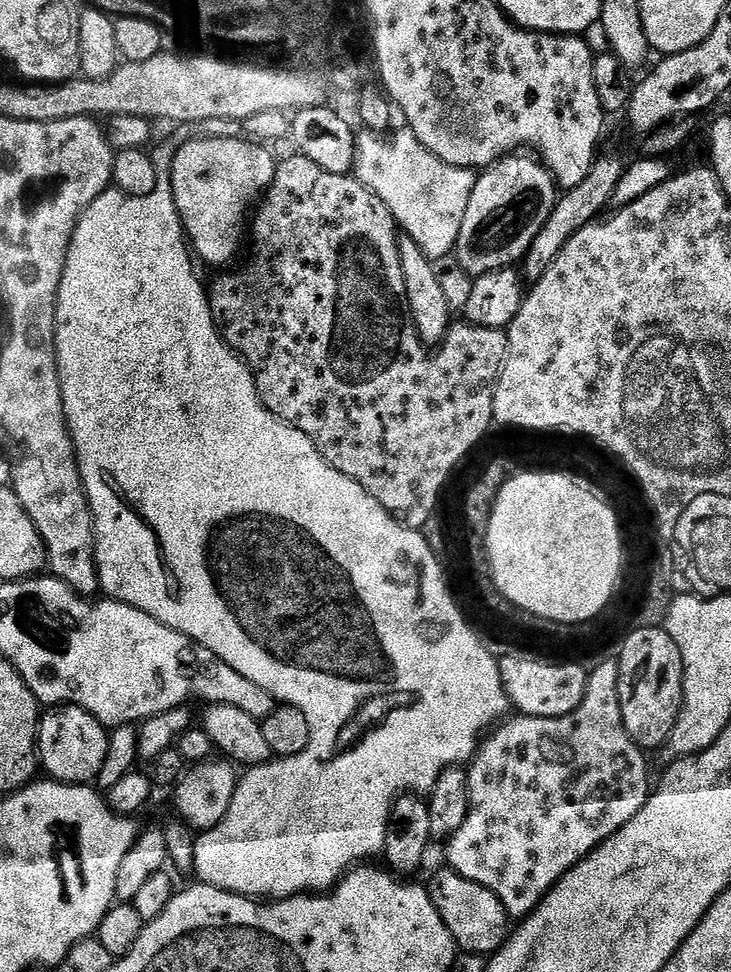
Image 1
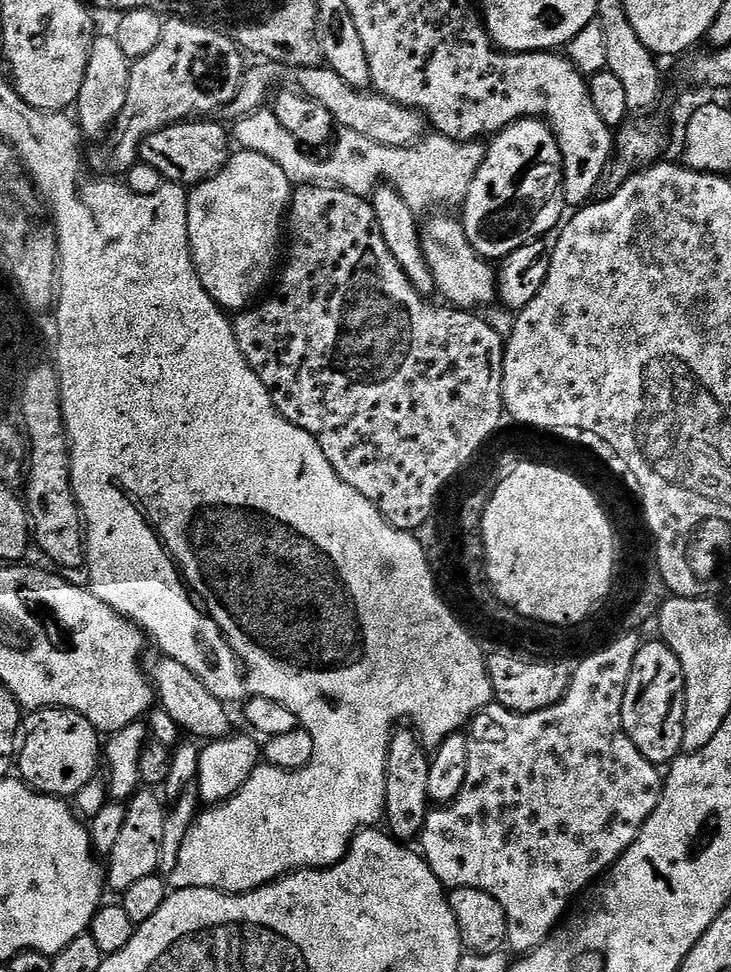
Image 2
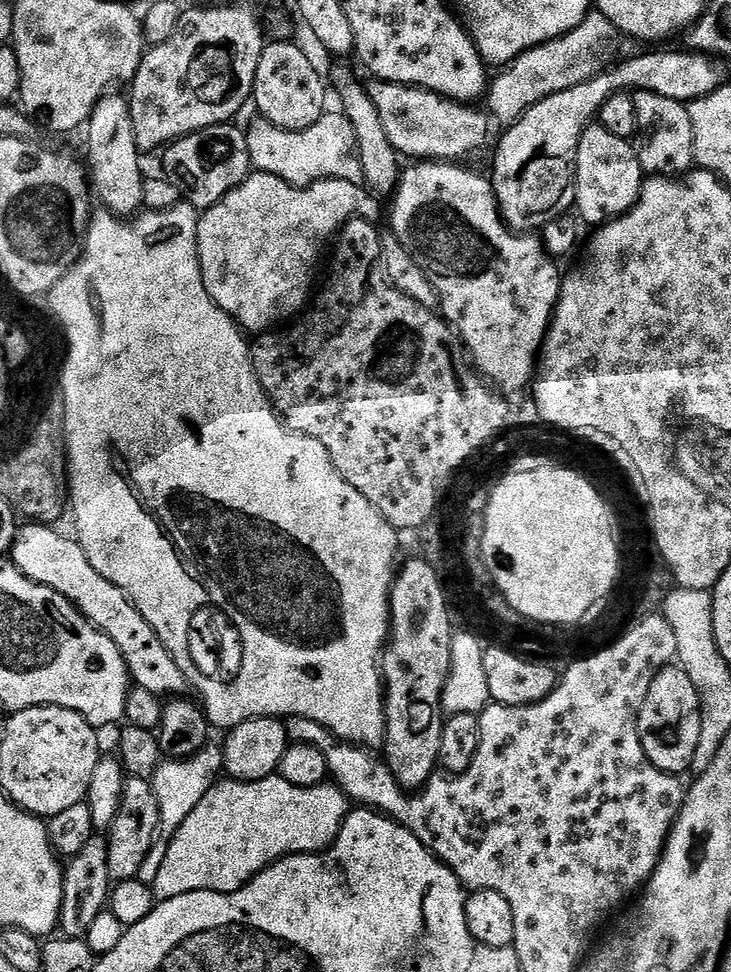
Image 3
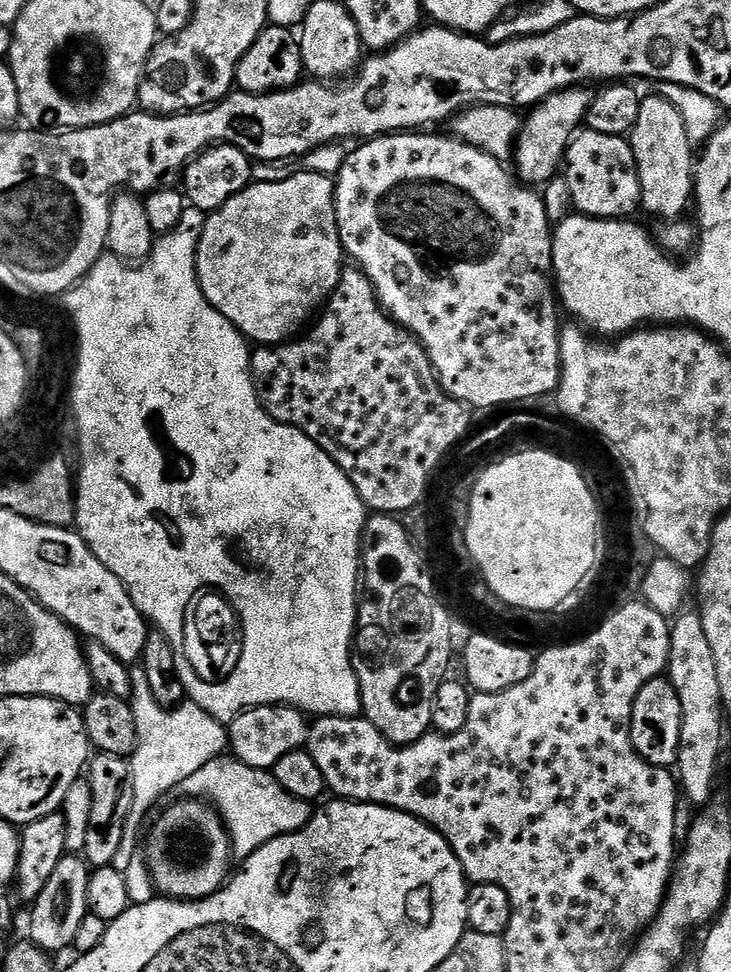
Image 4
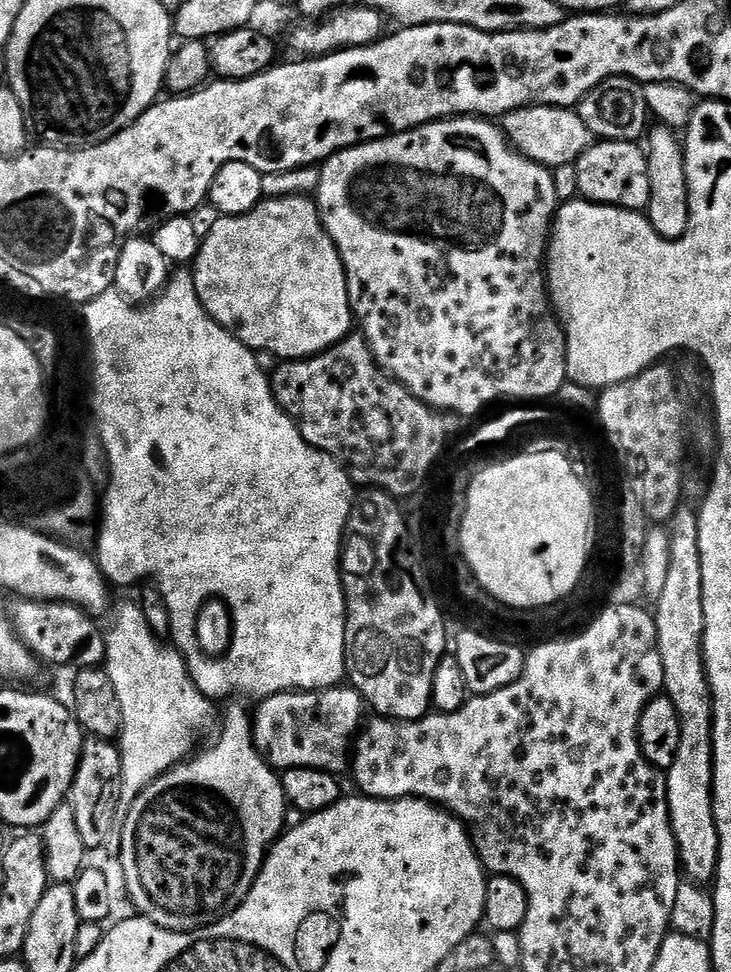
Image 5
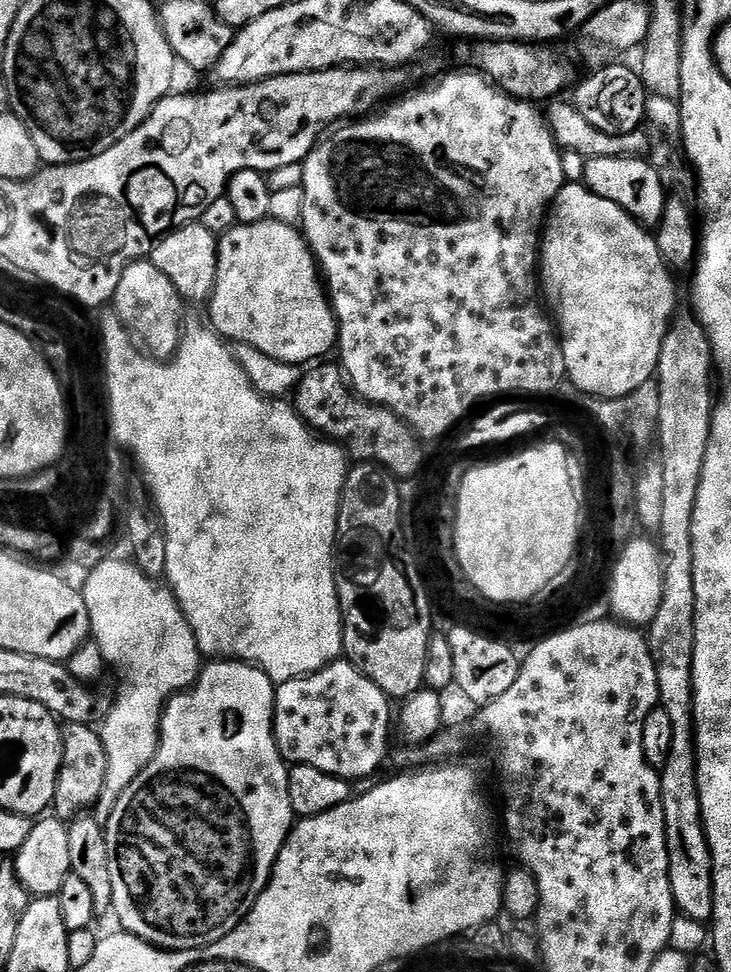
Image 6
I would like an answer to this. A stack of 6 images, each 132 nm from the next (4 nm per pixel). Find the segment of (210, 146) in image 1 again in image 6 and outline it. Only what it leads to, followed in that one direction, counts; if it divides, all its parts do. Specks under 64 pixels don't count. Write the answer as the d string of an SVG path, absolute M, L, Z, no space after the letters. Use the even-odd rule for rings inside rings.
M271 218L263 220L262 222L254 222L253 224L237 223L235 227L236 228L230 229L225 236L221 235L216 245L216 249L218 250L218 270L216 271L214 290L206 304L206 307L208 307L208 316L212 319L212 321L210 321L211 327L215 329L225 341L233 342L232 340L236 340L235 343L237 345L245 344L254 350L262 350L262 354L270 354L270 358L274 358L278 362L286 362L287 364L297 366L308 366L313 362L323 361L325 357L327 357L324 355L326 355L331 348L333 351L333 349L337 347L340 326L336 319L336 311L332 308L332 301L328 299L326 285L318 275L316 256L313 254L310 245L308 245L308 241L305 240L303 231L301 231L297 225L287 224L281 220Z

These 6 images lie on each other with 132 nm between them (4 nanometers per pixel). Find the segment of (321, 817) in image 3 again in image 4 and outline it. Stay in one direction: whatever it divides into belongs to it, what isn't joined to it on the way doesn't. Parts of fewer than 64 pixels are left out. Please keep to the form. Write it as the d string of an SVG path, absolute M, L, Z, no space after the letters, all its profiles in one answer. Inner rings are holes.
M275 782L268 784L200 784L195 795L203 798L213 808L219 809L220 819L228 829L228 839L232 842L233 853L247 858L266 842L291 832L302 830L314 815L314 808L307 800L286 796L282 786Z

